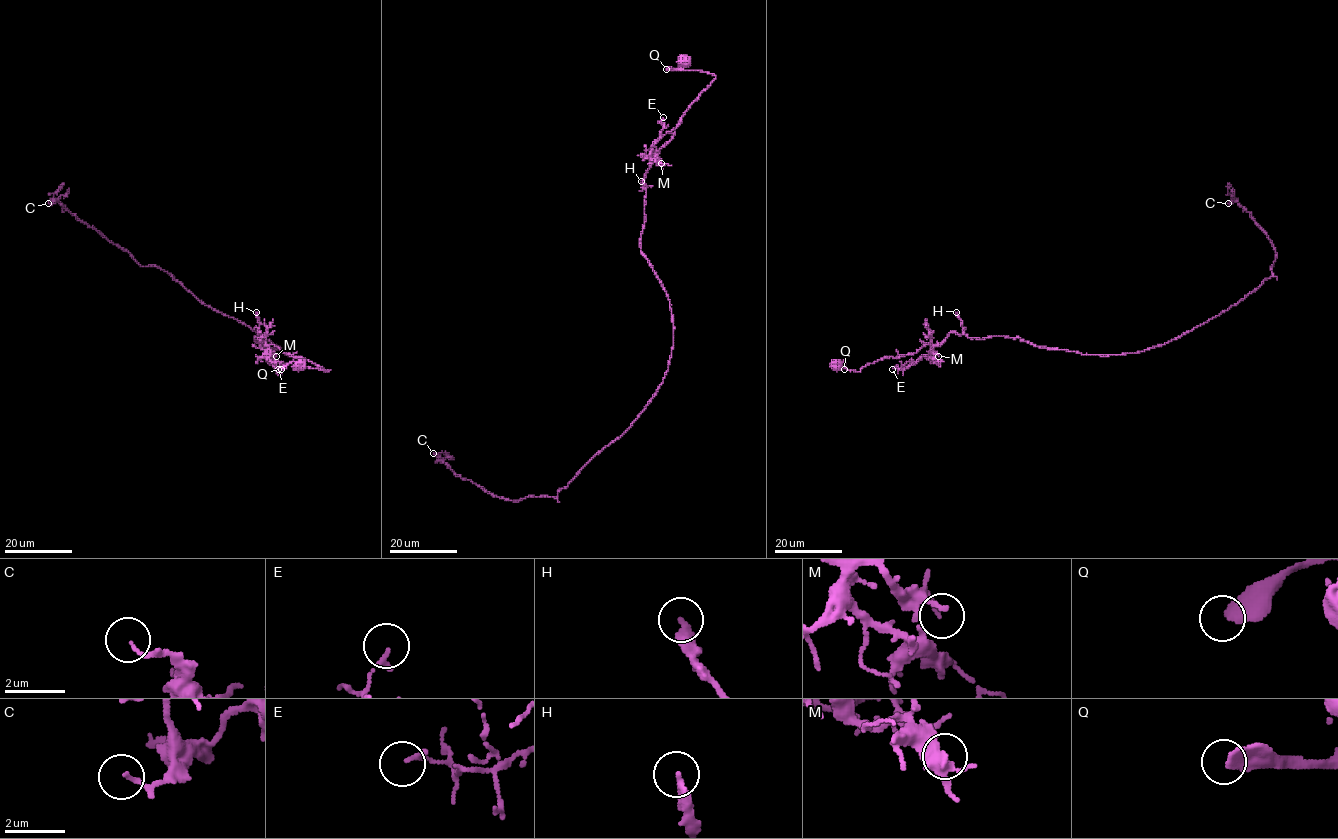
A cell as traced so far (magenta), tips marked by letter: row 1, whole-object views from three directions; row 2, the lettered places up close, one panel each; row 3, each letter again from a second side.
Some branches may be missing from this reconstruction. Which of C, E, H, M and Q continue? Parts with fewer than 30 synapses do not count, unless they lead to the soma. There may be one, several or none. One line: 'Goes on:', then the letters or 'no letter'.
Goes on: no letter

